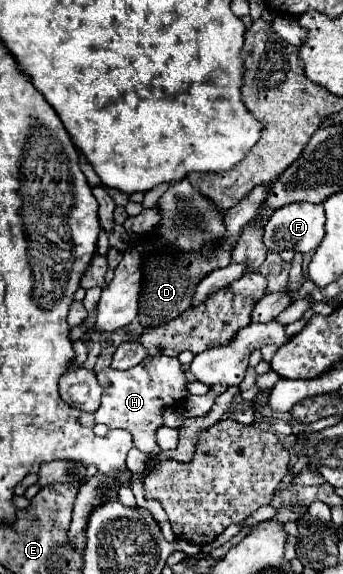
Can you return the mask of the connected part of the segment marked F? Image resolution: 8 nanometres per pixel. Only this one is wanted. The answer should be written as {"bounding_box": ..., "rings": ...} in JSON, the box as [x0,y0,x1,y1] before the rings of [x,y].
{"bounding_box":[263,203,325,253],"rings":[[[289,203],[277,209],[269,223],[265,225],[263,243],[269,251],[281,253],[283,249],[293,249],[299,253],[309,253],[319,247],[325,235],[323,229],[325,213],[323,205],[313,203]]]}

